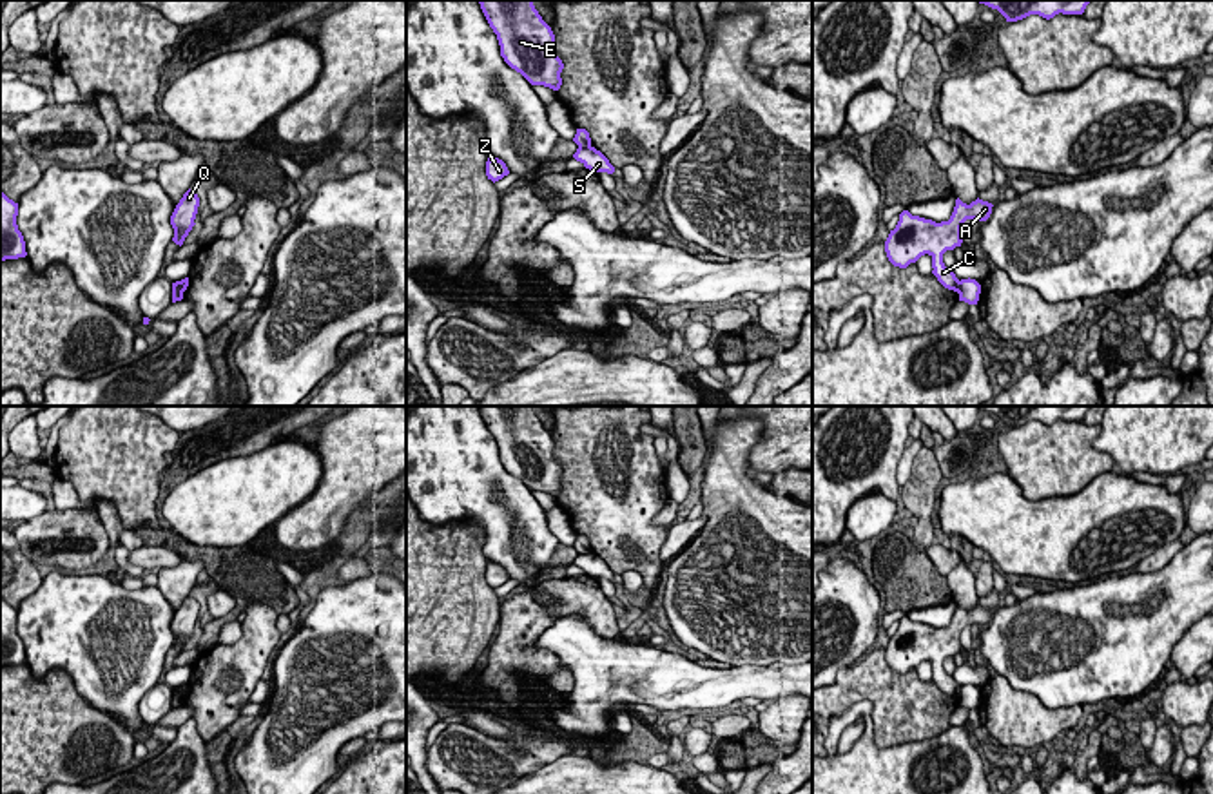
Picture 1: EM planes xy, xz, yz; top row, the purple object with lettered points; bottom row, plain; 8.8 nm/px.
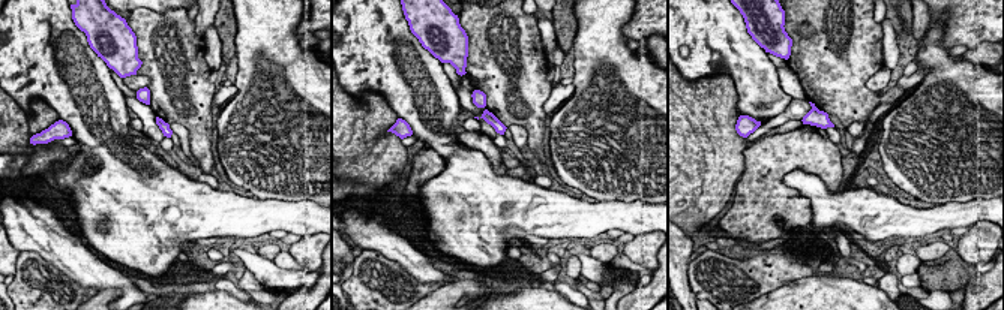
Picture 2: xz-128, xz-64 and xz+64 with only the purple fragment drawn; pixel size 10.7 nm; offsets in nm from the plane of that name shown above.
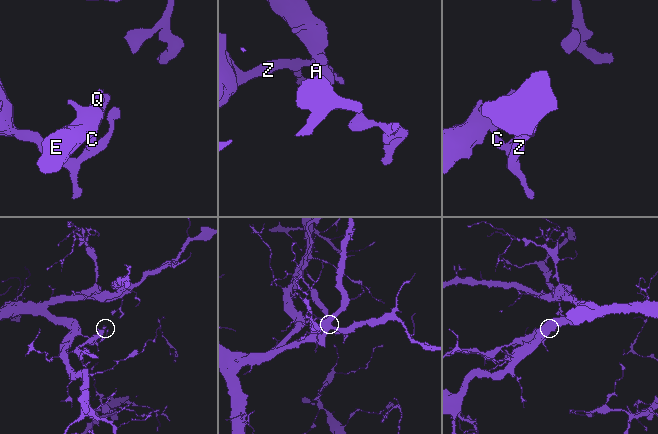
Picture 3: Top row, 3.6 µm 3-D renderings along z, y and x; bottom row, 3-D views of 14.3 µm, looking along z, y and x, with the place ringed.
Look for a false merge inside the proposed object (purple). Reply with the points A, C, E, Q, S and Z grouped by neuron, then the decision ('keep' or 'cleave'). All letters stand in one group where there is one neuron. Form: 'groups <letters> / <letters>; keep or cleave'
groups A C E Q / S Z; cleave

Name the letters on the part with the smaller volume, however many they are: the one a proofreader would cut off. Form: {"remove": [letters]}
{"remove": ["A", "C", "E", "Q"]}

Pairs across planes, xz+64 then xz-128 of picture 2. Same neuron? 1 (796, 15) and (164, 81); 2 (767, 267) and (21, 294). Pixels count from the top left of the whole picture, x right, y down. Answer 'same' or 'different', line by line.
1: same
2: same

